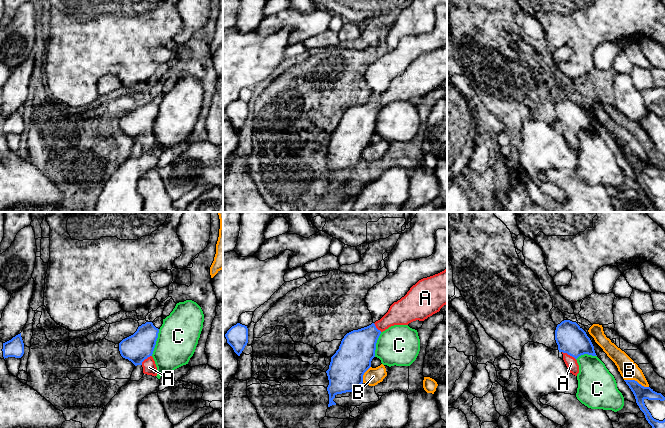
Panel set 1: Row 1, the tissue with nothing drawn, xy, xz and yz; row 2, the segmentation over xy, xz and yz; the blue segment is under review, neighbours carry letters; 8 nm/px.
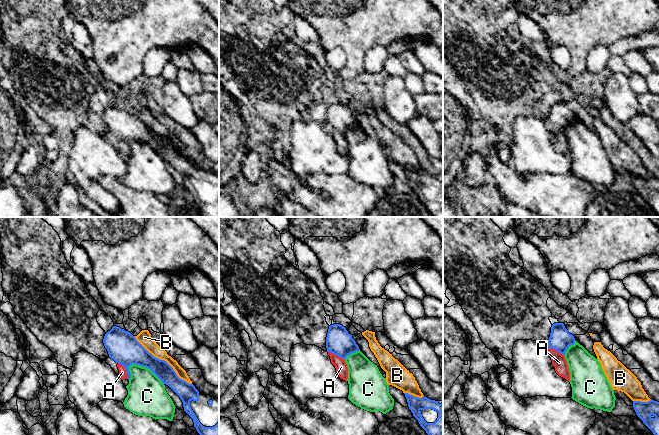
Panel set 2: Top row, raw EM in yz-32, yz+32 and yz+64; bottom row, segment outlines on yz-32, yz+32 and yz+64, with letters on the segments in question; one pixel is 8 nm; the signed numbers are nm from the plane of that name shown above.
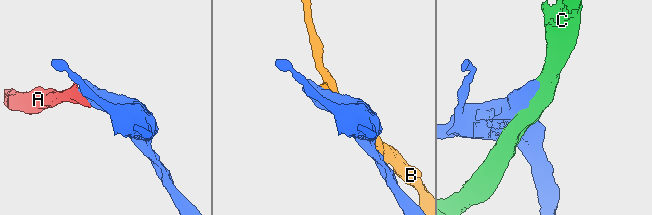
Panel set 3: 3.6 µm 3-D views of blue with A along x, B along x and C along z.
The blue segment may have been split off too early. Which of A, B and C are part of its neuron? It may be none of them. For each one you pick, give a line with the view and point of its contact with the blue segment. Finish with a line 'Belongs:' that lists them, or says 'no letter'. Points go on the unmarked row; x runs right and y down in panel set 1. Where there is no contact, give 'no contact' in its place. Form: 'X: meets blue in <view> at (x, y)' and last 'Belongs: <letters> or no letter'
A: meets blue in yz at (569, 130)
Belongs: A

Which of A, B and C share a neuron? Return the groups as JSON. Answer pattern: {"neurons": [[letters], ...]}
{"neurons": [["A"], ["B"], ["C"]]}

